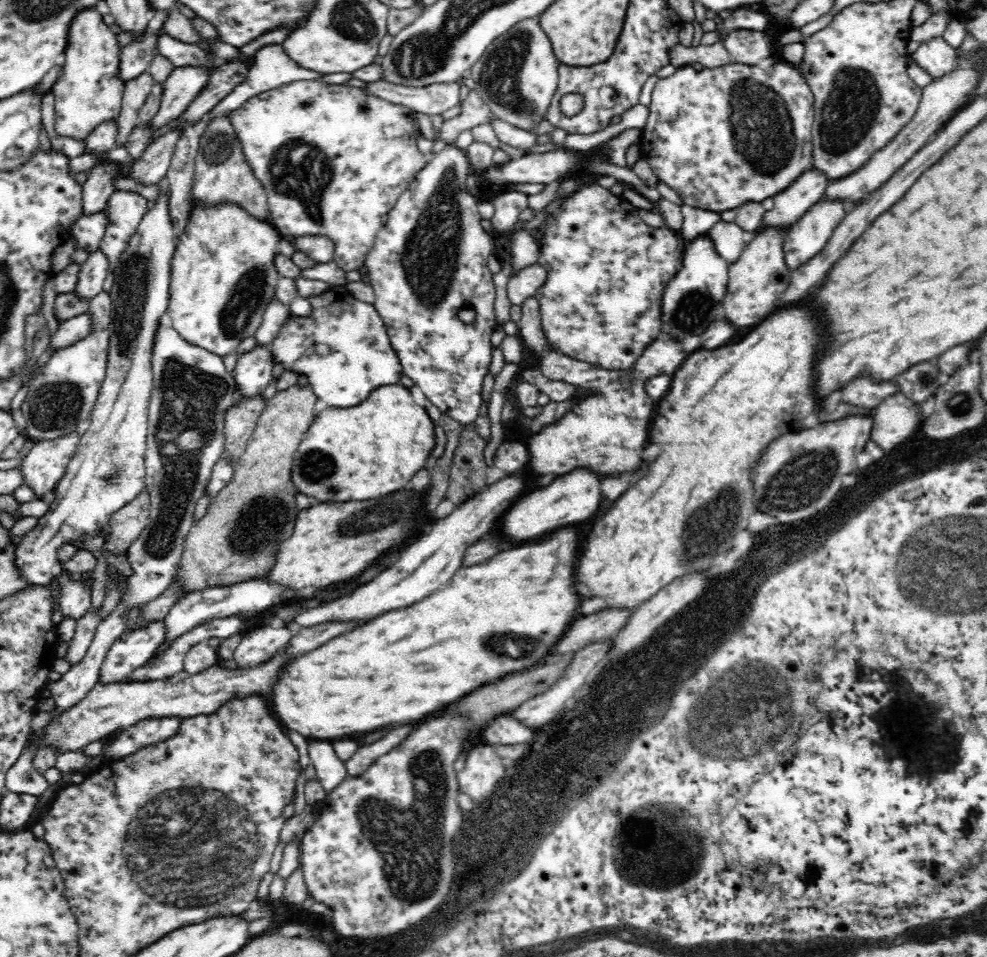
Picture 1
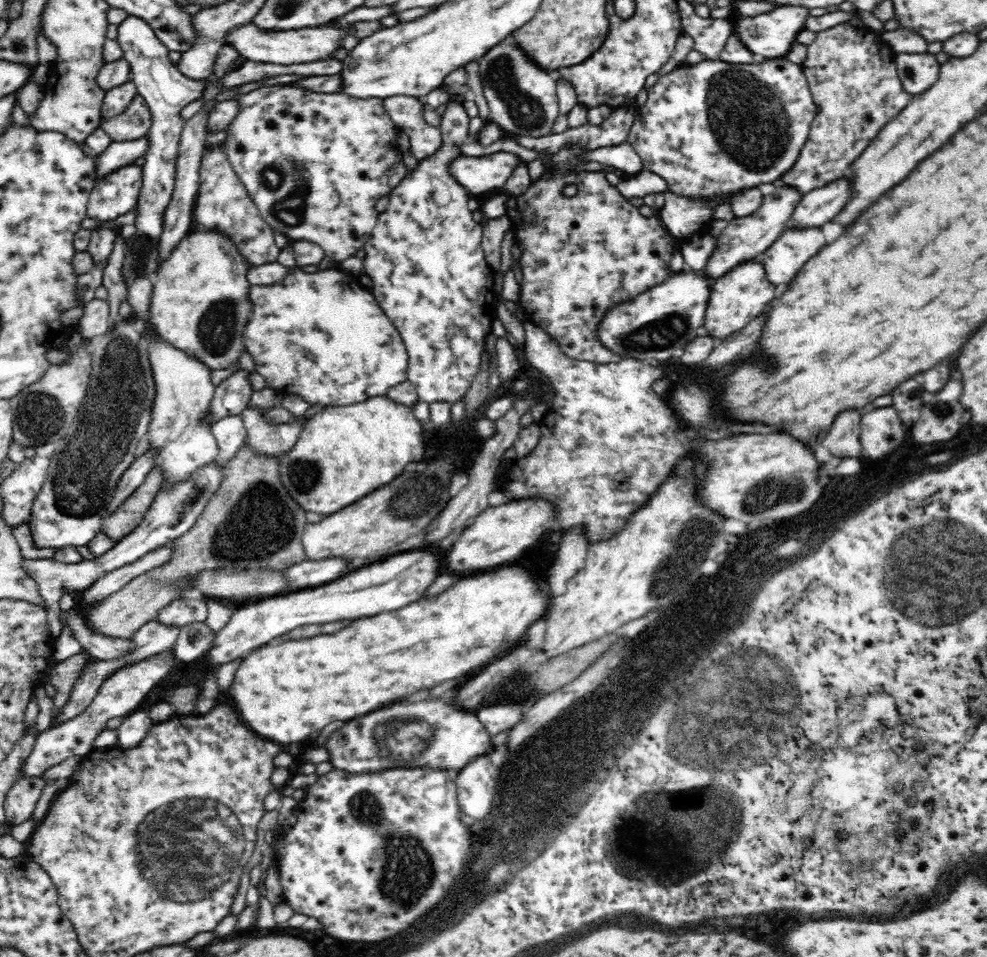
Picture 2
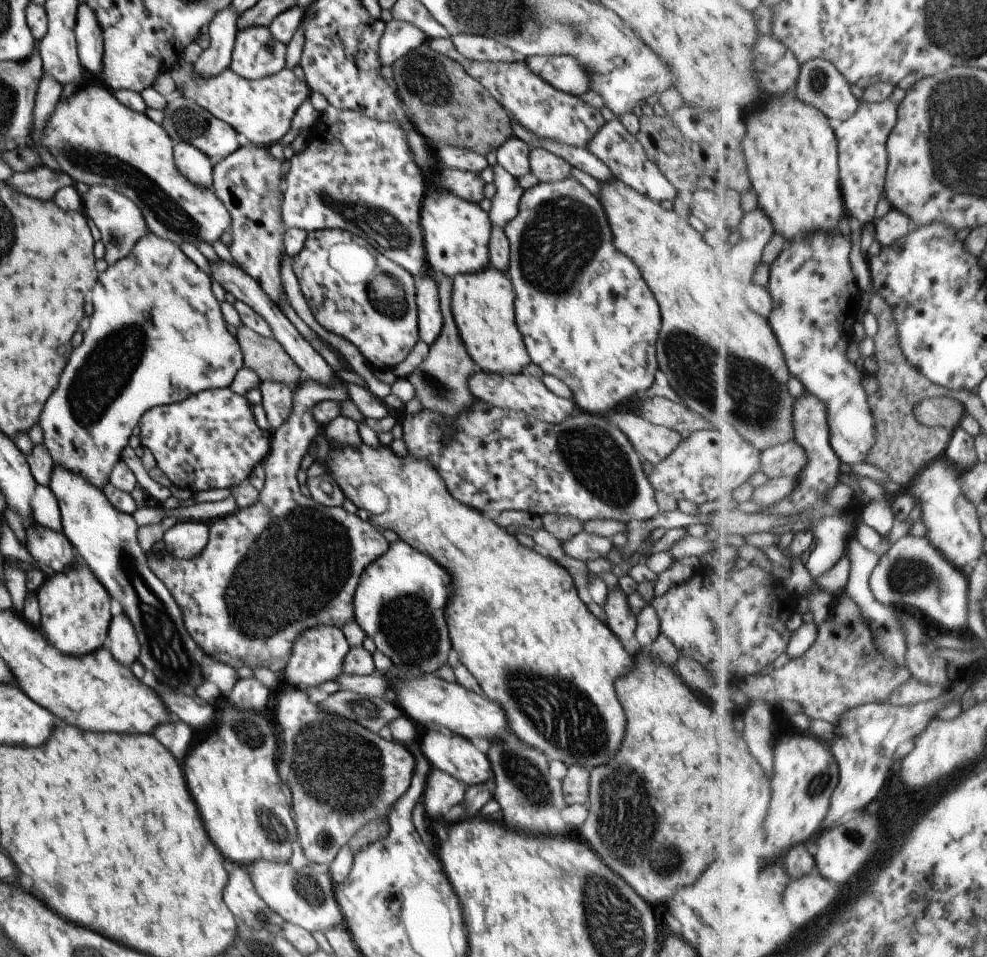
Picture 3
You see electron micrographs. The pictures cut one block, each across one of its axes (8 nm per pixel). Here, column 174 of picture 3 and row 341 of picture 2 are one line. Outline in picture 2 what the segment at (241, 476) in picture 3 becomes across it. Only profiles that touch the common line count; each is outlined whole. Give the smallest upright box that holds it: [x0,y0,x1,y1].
[363,102,500,405]

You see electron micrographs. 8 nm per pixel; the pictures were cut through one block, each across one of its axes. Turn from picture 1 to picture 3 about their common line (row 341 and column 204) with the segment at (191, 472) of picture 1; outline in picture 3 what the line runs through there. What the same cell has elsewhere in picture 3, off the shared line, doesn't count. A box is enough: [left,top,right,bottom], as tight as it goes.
[172,142,213,188]

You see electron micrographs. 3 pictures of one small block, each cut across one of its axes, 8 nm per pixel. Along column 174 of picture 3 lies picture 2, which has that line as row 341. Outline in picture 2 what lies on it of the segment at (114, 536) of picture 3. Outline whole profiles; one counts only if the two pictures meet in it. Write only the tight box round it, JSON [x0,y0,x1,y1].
[599,270,712,363]

